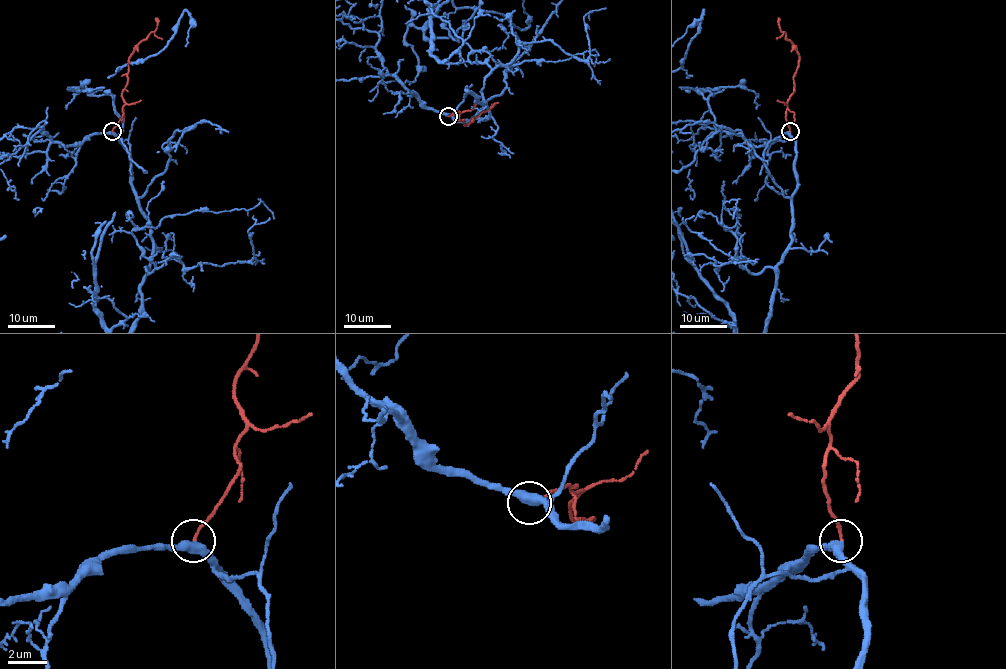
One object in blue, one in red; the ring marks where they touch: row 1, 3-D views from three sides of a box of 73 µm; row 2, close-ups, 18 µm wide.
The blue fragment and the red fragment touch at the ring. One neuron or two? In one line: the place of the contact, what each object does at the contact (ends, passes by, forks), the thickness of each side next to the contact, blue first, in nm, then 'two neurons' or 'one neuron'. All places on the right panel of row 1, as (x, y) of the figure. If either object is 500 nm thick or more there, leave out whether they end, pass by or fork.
place (790, 131); blue passes by; red ends; calibres 440 and 130 nm; one neuron

